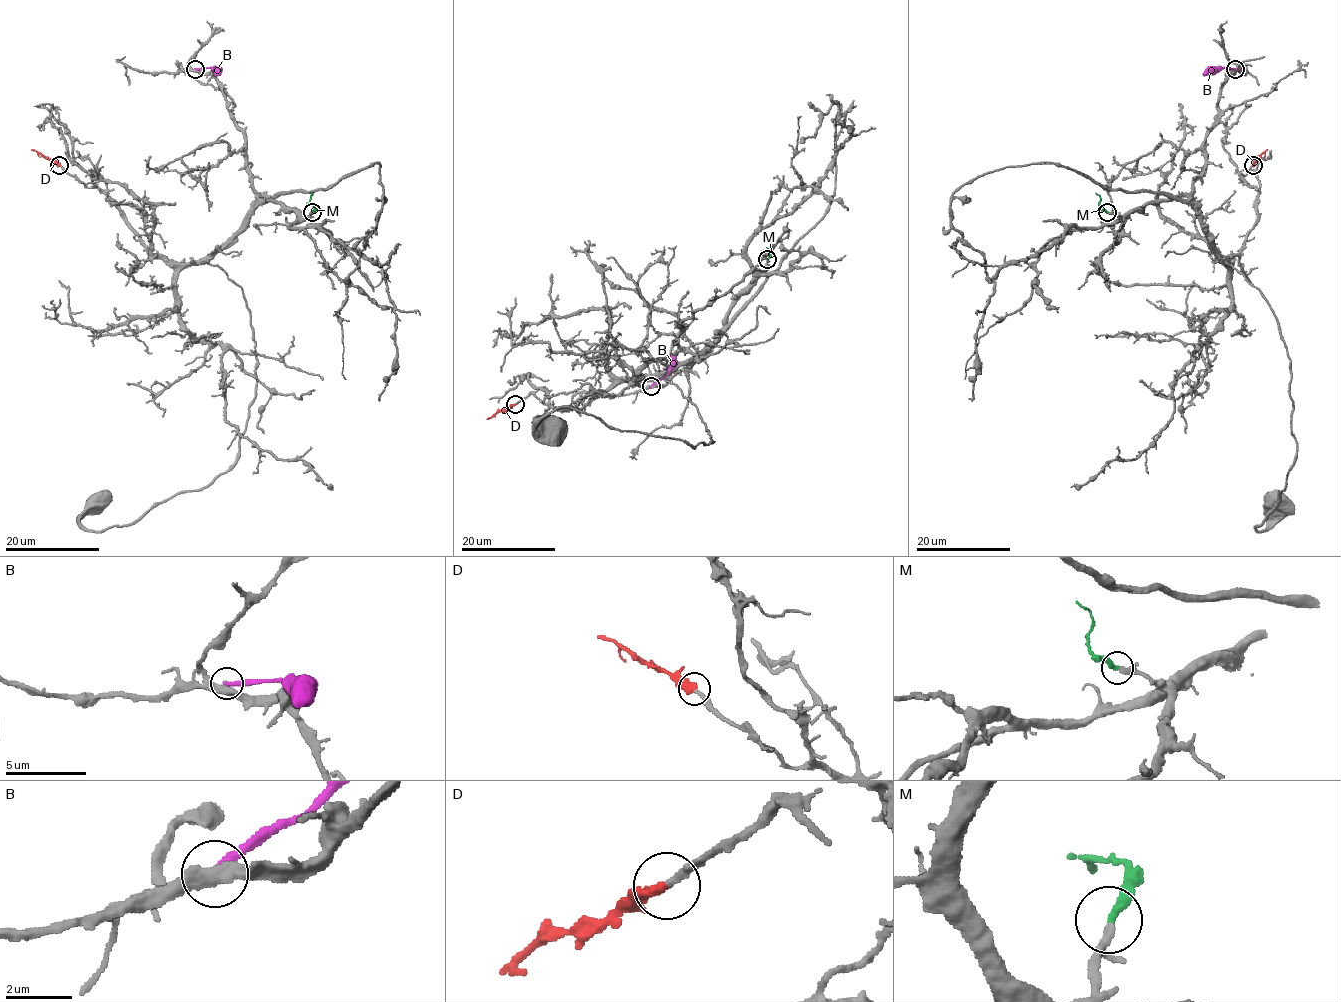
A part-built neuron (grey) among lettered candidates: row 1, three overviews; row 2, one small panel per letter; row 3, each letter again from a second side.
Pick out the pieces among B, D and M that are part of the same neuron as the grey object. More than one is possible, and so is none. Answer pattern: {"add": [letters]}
{"add": ["D", "M"]}

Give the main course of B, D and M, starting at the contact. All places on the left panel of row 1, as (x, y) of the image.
B: (195, 69), (209, 68), (220, 75)
D: (59, 165), (31, 150)
M: (312, 212), (315, 207), (310, 202), (311, 193)

